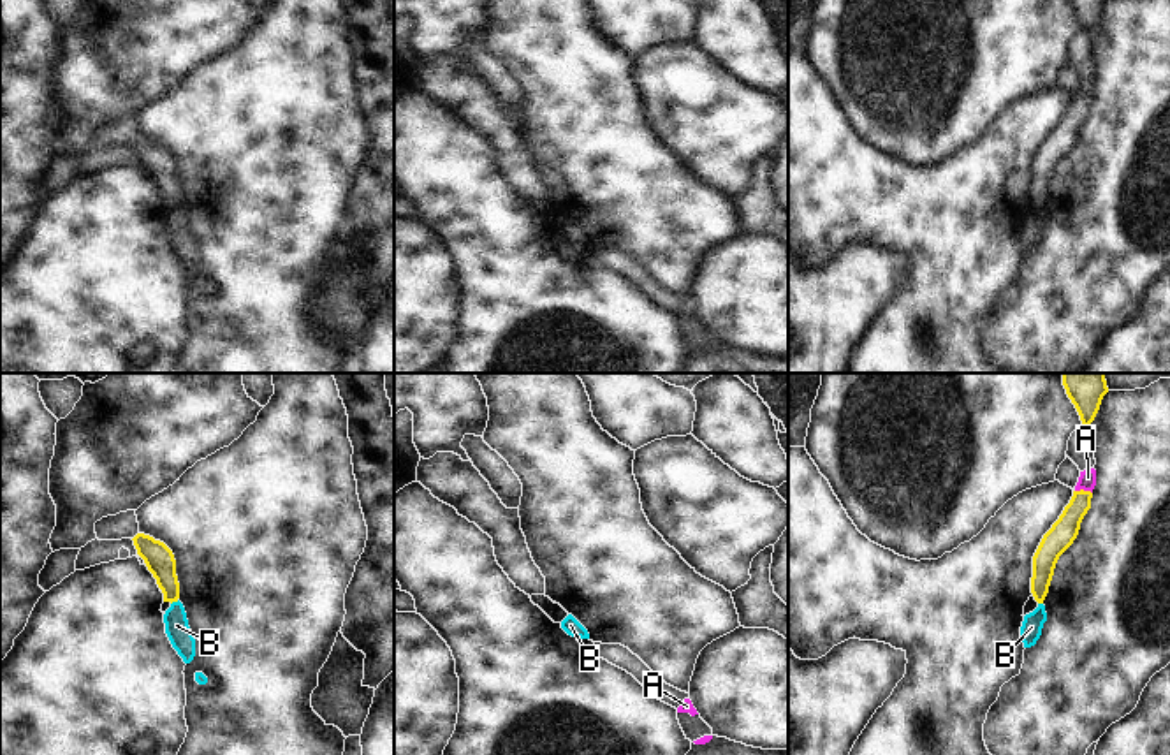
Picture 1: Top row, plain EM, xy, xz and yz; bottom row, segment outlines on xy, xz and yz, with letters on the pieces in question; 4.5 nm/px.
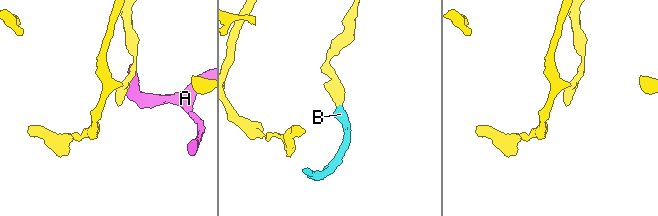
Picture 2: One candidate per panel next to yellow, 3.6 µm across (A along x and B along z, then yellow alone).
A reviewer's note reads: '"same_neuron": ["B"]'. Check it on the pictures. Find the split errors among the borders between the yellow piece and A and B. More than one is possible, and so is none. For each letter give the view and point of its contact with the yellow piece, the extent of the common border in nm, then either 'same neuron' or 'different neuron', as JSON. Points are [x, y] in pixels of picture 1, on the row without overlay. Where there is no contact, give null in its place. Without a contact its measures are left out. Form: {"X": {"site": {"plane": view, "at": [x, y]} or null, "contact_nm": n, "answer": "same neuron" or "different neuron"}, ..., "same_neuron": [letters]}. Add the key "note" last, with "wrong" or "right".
{"A": {"site": {"plane": "yz", "at": [1082, 95]}, "contact_nm": 80, "answer": "different neuron"}, "B": {"site": {"plane": "xy", "at": [175, 206]}, "contact_nm": 40, "answer": "different neuron"}, "same_neuron": [], "note": "wrong"}

